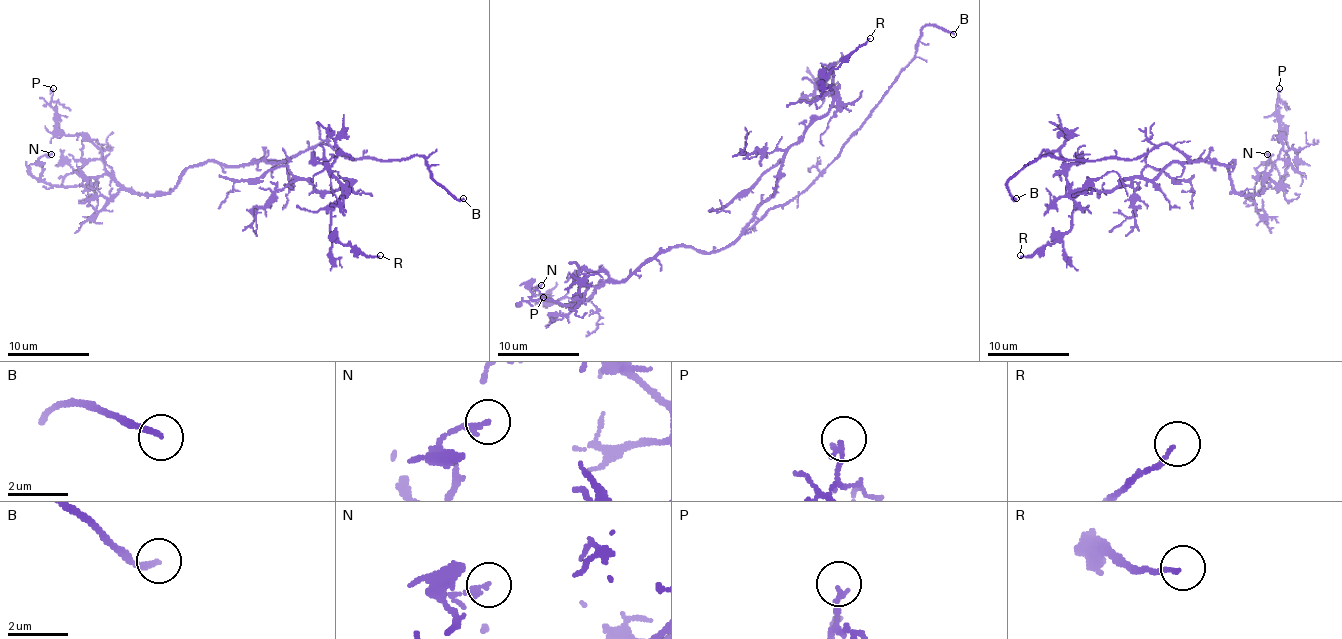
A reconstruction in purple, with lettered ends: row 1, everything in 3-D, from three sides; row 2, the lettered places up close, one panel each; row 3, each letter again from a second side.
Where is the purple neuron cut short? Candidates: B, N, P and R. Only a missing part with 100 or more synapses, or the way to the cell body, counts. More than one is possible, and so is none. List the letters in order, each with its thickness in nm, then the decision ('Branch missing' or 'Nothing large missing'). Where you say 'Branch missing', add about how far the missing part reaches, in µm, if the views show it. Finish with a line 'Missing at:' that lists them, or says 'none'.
B: Thickness 200 nm. Branch missing. Missing length about 8 µm
N: Thickness 160 nm. Nothing large missing
P: Thickness 160 nm. Nothing large missing
R: Thickness 130 nm. Nothing large missing
Missing at: B

